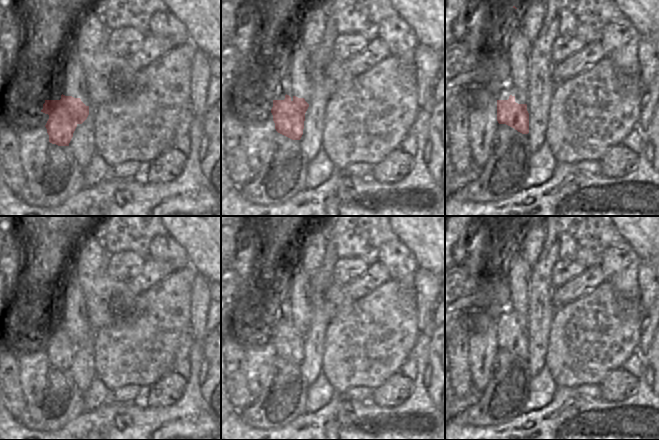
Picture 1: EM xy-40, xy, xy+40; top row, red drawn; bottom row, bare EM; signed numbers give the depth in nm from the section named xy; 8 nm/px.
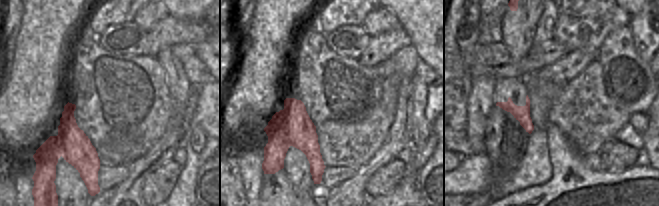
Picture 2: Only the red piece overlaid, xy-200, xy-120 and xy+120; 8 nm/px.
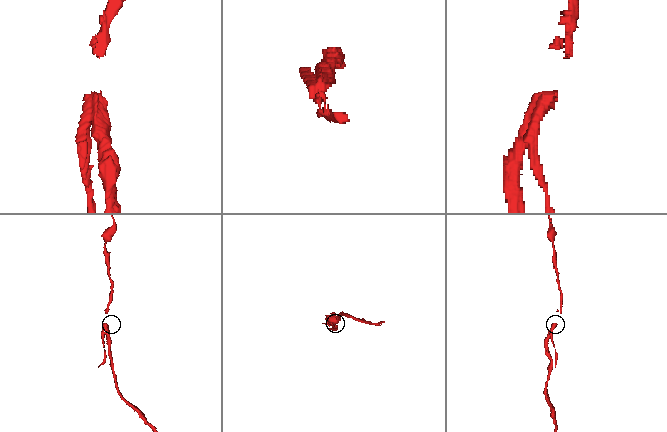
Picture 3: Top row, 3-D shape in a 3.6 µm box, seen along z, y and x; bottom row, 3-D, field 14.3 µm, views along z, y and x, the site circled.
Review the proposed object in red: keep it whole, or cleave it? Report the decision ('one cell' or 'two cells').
two cells

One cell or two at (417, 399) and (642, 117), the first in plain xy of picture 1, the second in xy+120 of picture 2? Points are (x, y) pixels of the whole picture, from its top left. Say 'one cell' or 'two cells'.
two cells

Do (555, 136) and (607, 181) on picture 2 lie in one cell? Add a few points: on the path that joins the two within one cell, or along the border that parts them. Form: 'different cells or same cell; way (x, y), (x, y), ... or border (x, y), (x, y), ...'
same cell; way (562, 151), (592, 181)

